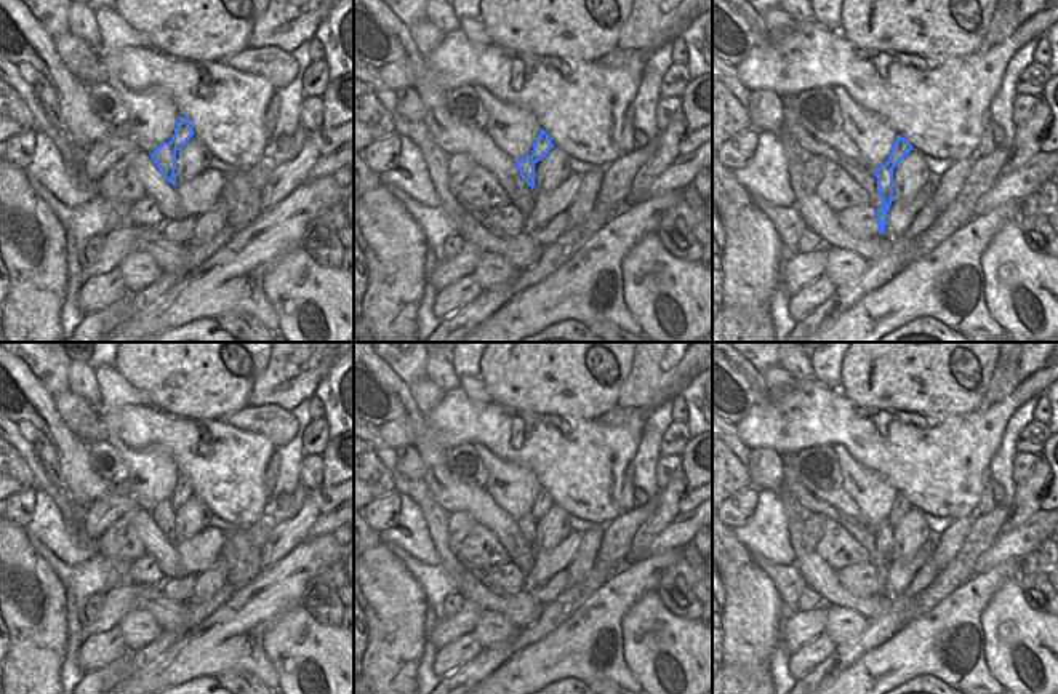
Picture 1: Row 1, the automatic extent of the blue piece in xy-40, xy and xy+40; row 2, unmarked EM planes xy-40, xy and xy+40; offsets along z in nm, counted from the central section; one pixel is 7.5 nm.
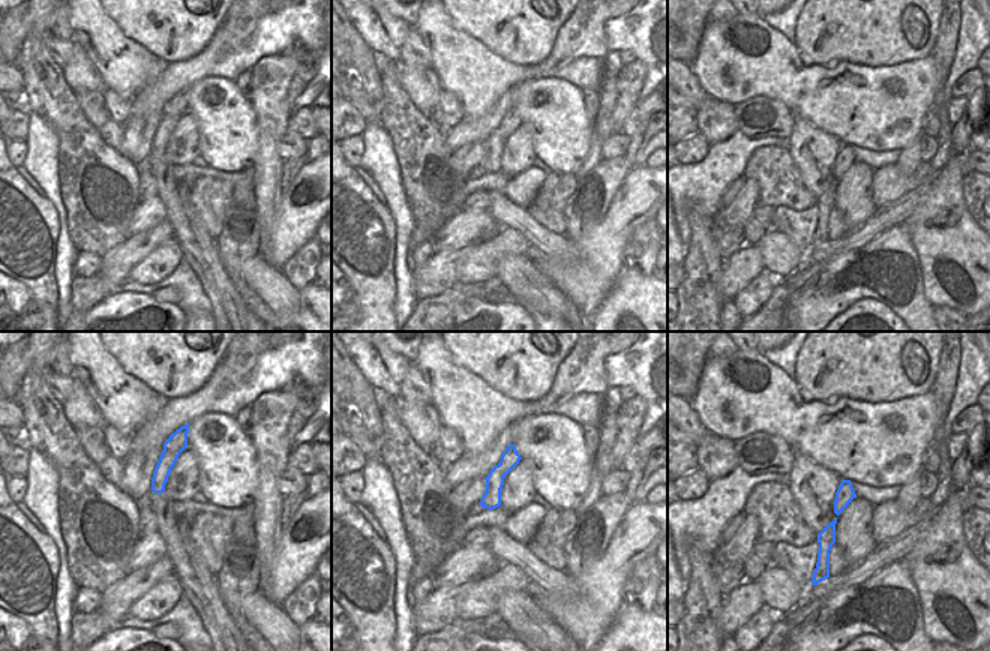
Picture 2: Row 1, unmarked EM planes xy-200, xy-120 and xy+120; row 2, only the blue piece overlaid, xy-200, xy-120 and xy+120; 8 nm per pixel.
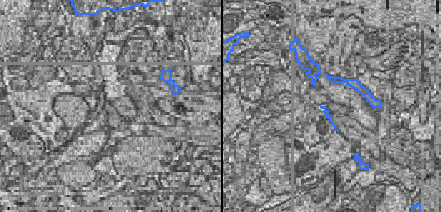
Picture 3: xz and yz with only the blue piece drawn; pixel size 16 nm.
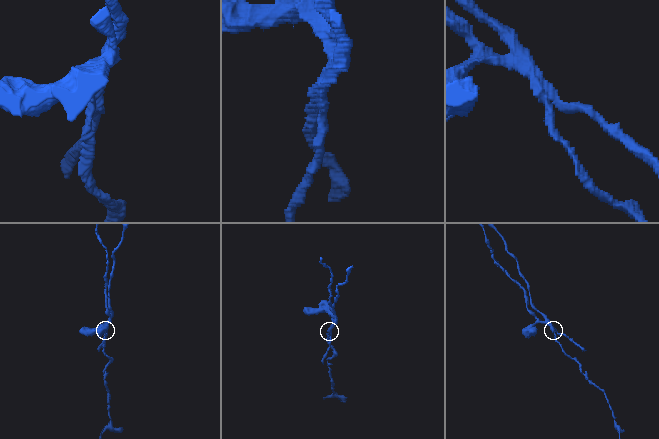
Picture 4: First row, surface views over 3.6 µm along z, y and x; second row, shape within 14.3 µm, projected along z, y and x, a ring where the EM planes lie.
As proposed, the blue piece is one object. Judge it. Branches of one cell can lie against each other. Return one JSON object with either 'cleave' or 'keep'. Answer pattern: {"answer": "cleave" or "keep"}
{"answer": "cleave"}

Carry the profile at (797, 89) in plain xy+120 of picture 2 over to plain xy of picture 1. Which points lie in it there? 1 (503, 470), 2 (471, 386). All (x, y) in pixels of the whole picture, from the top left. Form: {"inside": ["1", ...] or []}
{"inside": []}

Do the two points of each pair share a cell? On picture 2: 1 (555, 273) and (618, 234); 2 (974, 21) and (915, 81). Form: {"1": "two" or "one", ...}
{"1": "one", "2": "two"}

